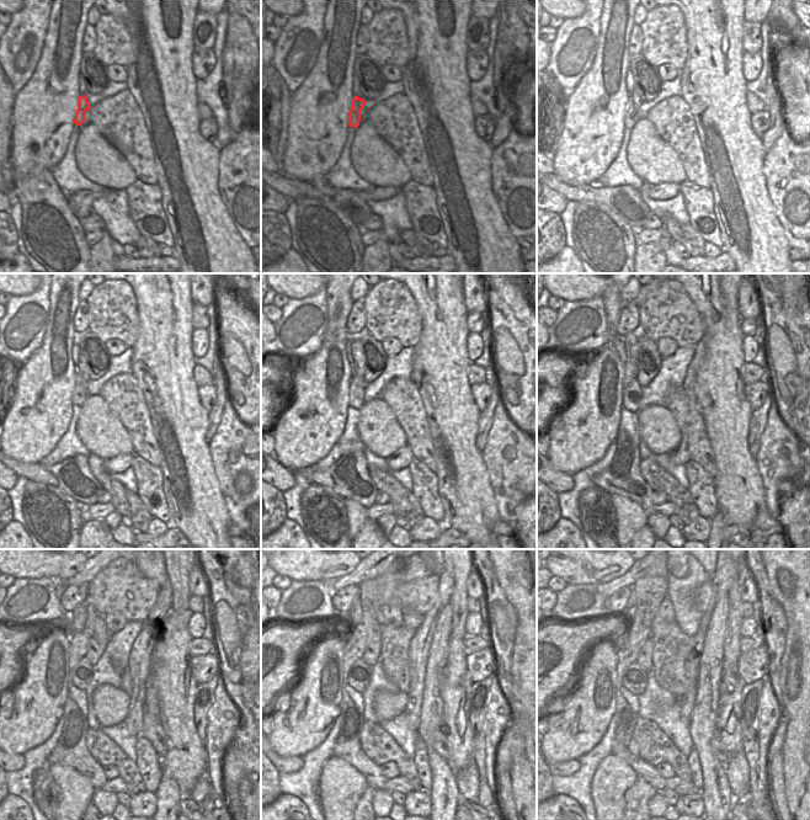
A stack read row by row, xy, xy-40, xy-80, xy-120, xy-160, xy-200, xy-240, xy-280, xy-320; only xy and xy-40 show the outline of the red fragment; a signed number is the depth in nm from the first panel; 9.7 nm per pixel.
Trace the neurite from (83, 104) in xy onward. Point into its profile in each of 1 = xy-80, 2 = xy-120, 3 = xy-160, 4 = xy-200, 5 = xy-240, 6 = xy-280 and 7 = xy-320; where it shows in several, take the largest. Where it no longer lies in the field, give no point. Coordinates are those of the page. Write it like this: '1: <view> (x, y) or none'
1: xy-80 (630, 117)
2: xy-120 (79, 395)
3: xy-160 (357, 389)
4: xy-200 (632, 395)
5: xy-240 (81, 674)
6: xy-280 (358, 677)
7: xy-320 (634, 680)

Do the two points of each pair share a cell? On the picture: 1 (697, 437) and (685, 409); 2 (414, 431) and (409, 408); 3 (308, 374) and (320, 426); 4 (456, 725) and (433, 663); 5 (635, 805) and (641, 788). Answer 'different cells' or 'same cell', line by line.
1: same cell
2: same cell
3: same cell
4: different cells
5: same cell

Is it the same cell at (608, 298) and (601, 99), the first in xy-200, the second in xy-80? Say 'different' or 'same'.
same

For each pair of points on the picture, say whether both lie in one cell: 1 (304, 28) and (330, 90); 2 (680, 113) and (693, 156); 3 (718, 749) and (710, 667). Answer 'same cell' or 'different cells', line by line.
1: different cells
2: same cell
3: different cells

